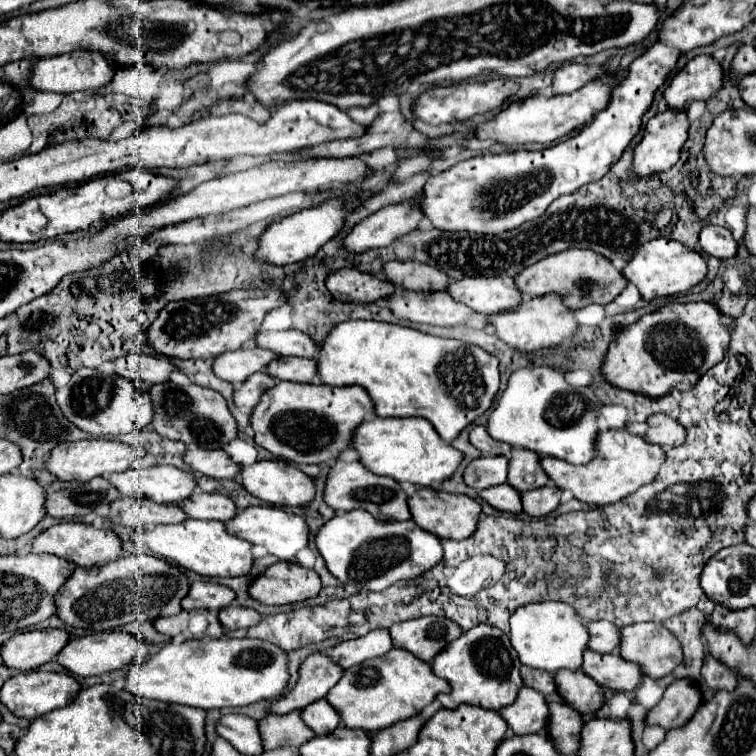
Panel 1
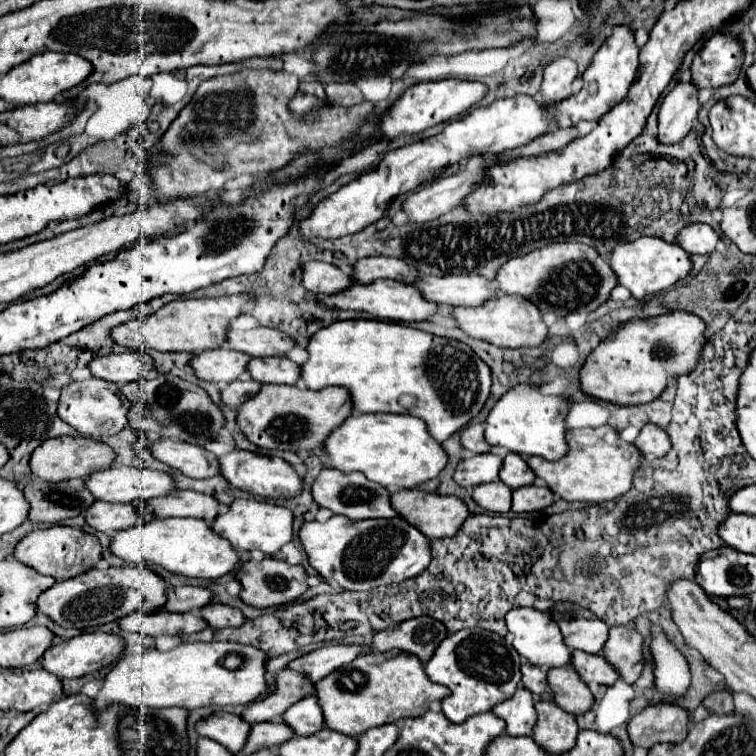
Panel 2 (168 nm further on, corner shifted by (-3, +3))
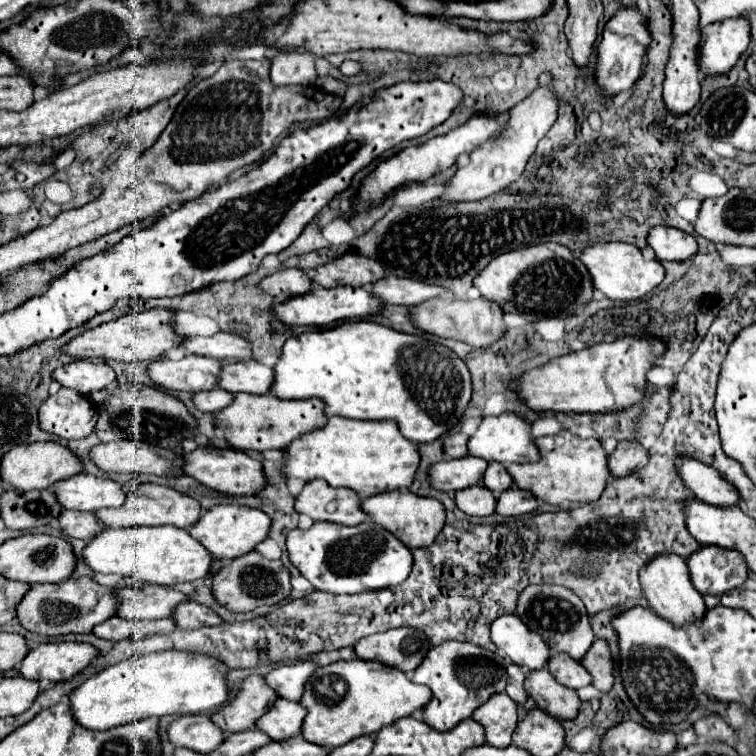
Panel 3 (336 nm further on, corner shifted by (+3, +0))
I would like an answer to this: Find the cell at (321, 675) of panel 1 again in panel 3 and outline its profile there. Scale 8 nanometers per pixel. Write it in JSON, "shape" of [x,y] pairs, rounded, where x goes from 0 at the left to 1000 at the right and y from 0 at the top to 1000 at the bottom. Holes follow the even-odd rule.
{"shape":[[[333,892],[317,905],[312,923],[280,944],[280,952],[296,971],[331,966],[362,926],[365,915],[352,907],[347,894]]]}

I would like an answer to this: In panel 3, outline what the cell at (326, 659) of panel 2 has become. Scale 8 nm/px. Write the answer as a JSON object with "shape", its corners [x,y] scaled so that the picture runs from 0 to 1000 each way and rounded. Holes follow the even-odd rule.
{"shape":[[[389,876],[389,878],[373,878],[368,884],[360,884],[349,899],[368,915],[370,923],[394,929],[402,915],[405,899],[413,894],[418,878],[415,876]]]}

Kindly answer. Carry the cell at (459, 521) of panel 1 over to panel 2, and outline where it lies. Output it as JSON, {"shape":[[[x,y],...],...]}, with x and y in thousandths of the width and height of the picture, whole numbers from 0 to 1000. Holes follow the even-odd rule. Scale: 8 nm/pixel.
{"shape":[[[534,647],[526,652],[519,652],[519,671],[529,679],[532,687],[537,687],[542,694],[553,697],[566,713],[601,710],[608,702],[608,694],[614,694],[614,689],[622,681],[616,665],[601,655],[561,652],[561,649],[548,649],[548,647]]]}

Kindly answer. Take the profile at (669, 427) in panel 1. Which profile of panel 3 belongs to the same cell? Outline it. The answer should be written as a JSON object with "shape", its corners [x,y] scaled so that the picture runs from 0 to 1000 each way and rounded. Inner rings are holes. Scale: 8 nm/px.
{"shape":[[[820,585],[810,601],[804,601],[804,622],[812,632],[836,627],[839,622],[854,616],[857,595],[847,585]]]}

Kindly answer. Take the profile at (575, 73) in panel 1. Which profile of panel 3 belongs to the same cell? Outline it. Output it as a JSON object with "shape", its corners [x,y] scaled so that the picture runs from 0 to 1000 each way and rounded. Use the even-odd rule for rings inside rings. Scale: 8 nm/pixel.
{"shape":[[[728,116],[706,119],[696,132],[690,132],[672,148],[672,161],[667,175],[659,175],[653,185],[643,185],[643,190],[635,190],[632,196],[627,196],[627,201],[622,201],[619,217],[606,222],[585,262],[595,267],[635,265],[661,254],[675,241],[685,238],[696,222],[696,214],[706,204],[709,190],[722,180],[728,167],[735,161],[735,148],[738,148],[738,135],[733,130],[733,122],[728,122]]]}

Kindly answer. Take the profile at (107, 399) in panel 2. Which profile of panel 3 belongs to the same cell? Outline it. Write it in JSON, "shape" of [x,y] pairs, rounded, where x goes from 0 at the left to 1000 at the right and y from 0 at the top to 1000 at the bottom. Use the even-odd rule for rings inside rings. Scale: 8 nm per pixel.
{"shape":[[[79,513],[50,540],[50,563],[79,579],[114,579],[127,561],[127,542],[114,524]]]}

